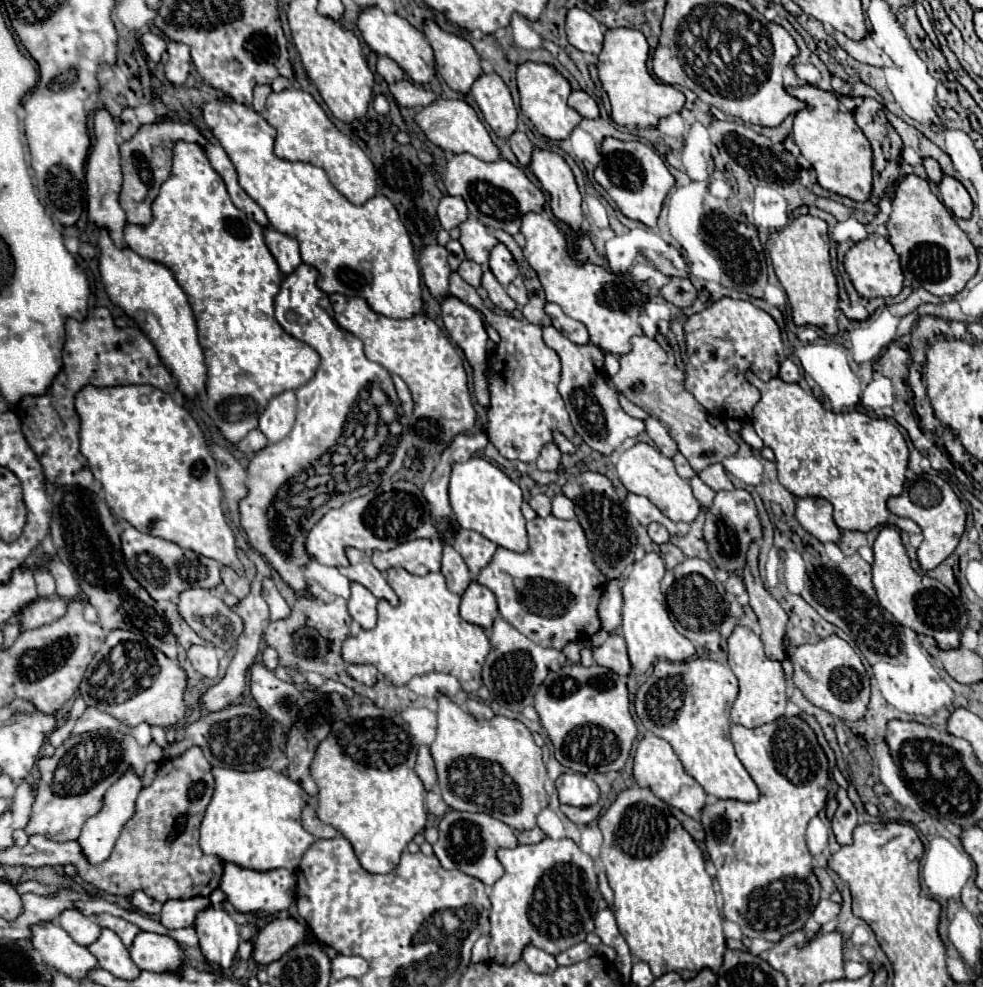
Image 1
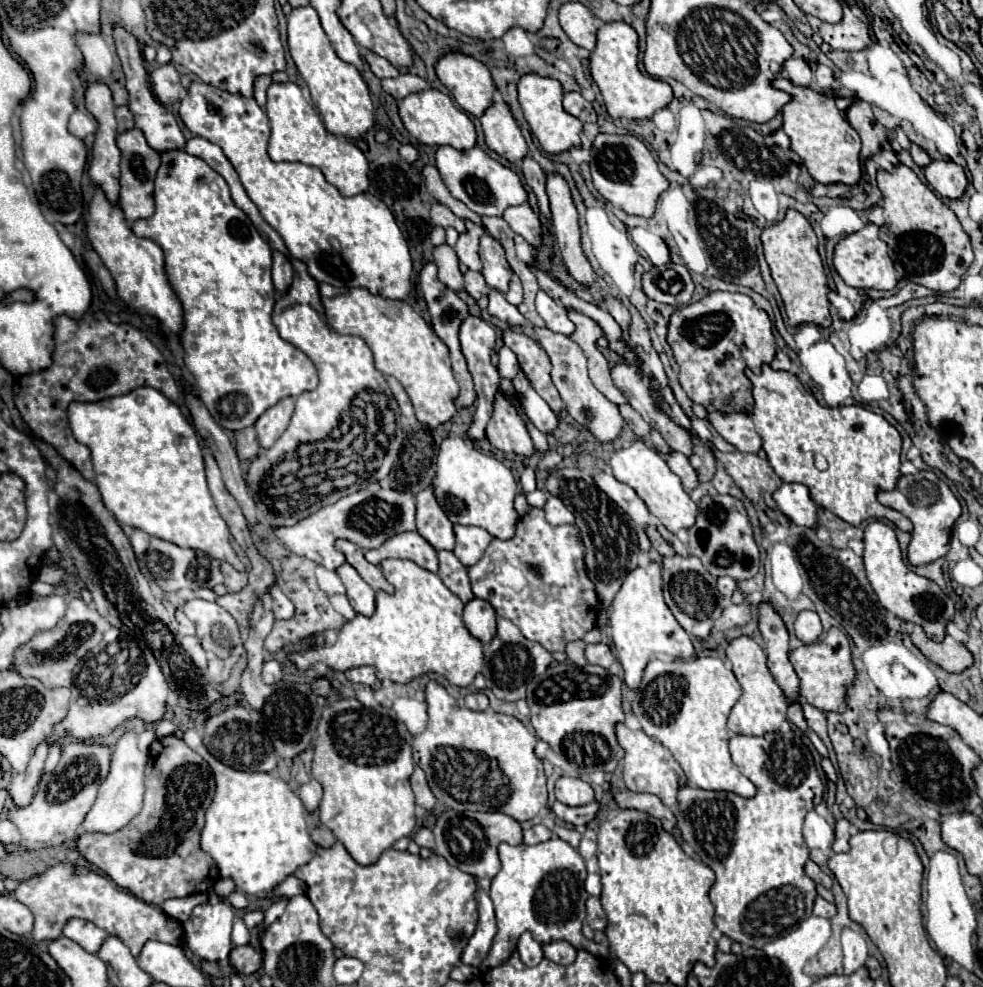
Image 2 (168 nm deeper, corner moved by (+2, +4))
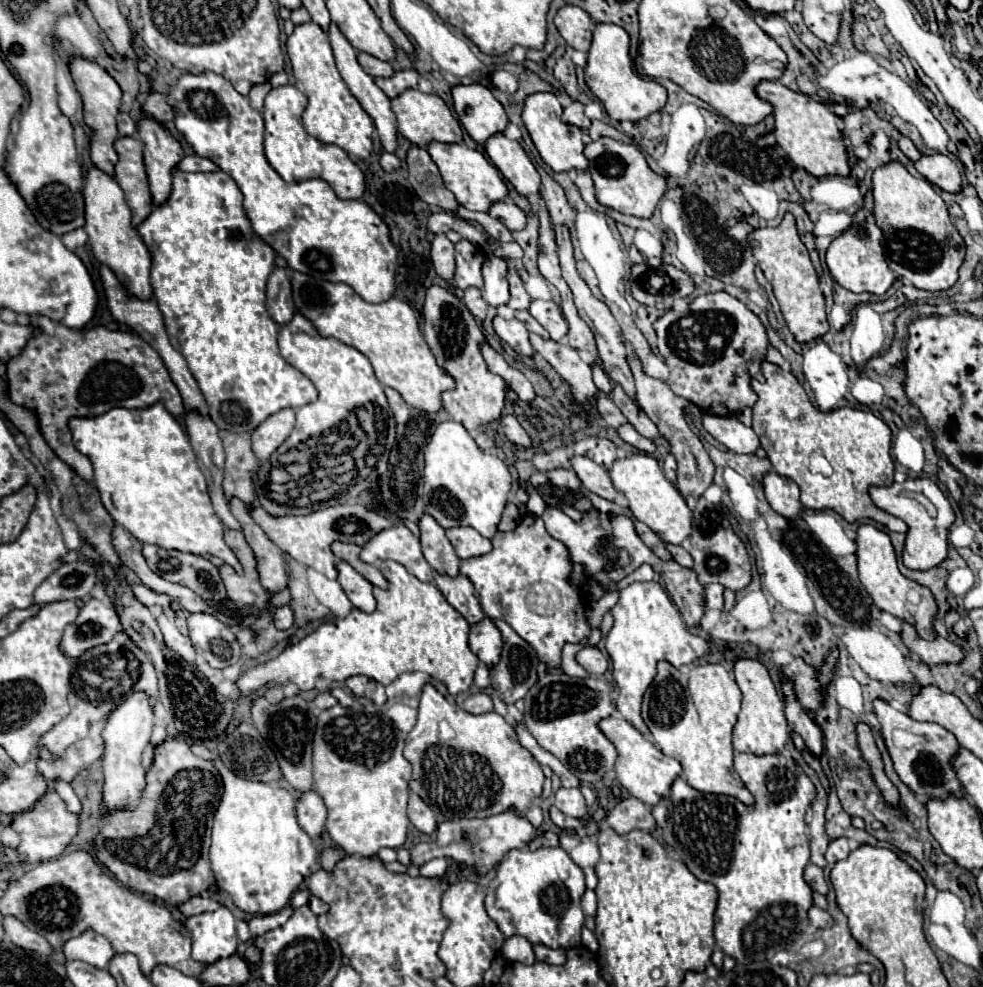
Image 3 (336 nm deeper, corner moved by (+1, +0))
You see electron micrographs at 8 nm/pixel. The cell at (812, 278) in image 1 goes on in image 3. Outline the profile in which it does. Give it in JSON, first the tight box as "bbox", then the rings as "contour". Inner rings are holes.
{"bbox":[747,213,829,343],"contour":[[[785,213],[783,221],[773,229],[755,229],[747,235],[747,243],[757,259],[767,281],[773,285],[773,293],[779,301],[781,313],[789,331],[797,343],[809,343],[829,331],[825,315],[825,299],[819,287],[819,275],[811,265],[809,253],[797,235],[797,225],[791,213]]]}

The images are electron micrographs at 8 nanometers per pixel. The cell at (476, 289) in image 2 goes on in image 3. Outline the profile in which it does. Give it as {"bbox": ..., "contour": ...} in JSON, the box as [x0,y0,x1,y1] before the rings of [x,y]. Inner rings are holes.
{"bbox":[463,287,487,321],"contour":[[[469,287],[465,289],[465,297],[463,297],[467,309],[473,313],[475,319],[483,321],[487,315],[487,303],[481,299],[481,291],[477,287]]]}

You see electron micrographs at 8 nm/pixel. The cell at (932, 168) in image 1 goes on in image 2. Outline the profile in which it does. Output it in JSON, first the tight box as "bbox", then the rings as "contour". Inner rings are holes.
{"bbox":[910,145,932,167],"contour":[[[912,145],[910,147],[910,155],[912,155],[912,159],[914,159],[914,163],[918,167],[926,167],[928,163],[932,163],[932,159],[928,157],[928,153],[922,147],[918,147],[918,145]]]}

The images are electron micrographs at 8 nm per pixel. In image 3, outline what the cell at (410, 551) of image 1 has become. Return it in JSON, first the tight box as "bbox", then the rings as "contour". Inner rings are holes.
{"bbox":[359,525,433,581],"contour":[[[393,525],[373,535],[373,539],[369,539],[369,543],[361,547],[359,557],[365,563],[391,559],[407,567],[407,571],[421,581],[433,579],[433,569],[429,567],[429,563],[421,553],[419,539],[405,525]]]}

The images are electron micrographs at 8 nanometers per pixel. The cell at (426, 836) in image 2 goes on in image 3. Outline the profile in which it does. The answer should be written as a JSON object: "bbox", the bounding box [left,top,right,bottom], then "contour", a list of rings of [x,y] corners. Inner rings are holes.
{"bbox":[419,859,449,877],"contour":[[[431,859],[429,863],[425,863],[421,869],[419,869],[419,875],[423,875],[423,877],[441,877],[445,871],[447,871],[447,867],[449,867],[449,863],[447,863],[447,859]]]}

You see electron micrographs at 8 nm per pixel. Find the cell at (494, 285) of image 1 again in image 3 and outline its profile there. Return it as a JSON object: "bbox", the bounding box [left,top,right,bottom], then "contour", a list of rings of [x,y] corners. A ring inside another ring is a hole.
{"bbox":[493,317,533,357],"contour":[[[495,317],[495,321],[493,321],[493,329],[495,329],[495,333],[515,351],[515,353],[519,353],[519,355],[523,355],[523,357],[533,357],[533,347],[531,347],[531,343],[529,343],[529,333],[527,333],[527,329],[525,329],[525,325],[523,323],[519,323],[517,319],[501,319],[501,317]]]}

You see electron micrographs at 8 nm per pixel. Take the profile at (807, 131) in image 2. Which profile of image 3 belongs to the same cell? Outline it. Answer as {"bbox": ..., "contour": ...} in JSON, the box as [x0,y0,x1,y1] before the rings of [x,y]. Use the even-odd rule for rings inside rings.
{"bbox":[755,81,849,177],"contour":[[[761,81],[755,87],[757,95],[773,105],[773,117],[775,117],[775,129],[773,135],[779,143],[779,147],[787,153],[789,159],[803,167],[813,177],[825,177],[825,175],[849,175],[849,163],[847,163],[847,149],[843,143],[843,135],[837,129],[837,117],[829,111],[827,105],[813,101],[805,93],[791,91],[789,87],[781,85],[779,81]]]}

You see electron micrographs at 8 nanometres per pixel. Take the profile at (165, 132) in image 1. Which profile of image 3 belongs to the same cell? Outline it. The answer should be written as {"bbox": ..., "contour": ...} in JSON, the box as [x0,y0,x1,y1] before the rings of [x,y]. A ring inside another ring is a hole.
{"bbox":[115,137,153,227],"contour":[[[119,137],[115,141],[115,151],[119,155],[115,165],[115,179],[125,191],[127,205],[133,213],[133,225],[137,227],[153,211],[153,199],[143,167],[143,143],[135,137]]]}

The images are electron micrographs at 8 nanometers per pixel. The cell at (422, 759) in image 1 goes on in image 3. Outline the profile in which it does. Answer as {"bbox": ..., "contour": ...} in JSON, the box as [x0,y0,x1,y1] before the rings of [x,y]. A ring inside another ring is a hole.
{"bbox":[407,793,437,835],"contour":[[[415,793],[409,795],[409,805],[407,805],[407,817],[411,821],[411,825],[421,831],[421,833],[427,833],[431,835],[435,829],[437,829],[437,819],[435,819],[435,813],[423,803],[423,799]]]}

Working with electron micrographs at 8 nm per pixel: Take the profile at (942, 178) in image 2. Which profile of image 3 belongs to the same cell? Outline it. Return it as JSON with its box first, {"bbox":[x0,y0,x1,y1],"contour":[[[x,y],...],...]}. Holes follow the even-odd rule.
{"bbox":[913,153,961,193],"contour":[[[941,153],[923,155],[913,165],[931,185],[949,193],[961,191],[961,173],[955,161],[951,161],[947,155],[941,155]]]}

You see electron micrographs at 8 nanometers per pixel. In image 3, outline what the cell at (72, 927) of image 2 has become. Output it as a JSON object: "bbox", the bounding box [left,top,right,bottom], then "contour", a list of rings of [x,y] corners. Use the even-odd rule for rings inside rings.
{"bbox":[63,931,115,969],"contour":[[[85,931],[83,935],[69,939],[63,951],[69,961],[83,961],[97,969],[107,969],[109,959],[115,955],[111,943],[95,931]]]}

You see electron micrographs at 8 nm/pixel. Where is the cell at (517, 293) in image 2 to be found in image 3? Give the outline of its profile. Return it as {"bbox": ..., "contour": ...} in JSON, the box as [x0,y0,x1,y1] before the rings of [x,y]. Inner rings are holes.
{"bbox":[507,265,531,309],"contour":[[[509,265],[509,287],[511,287],[511,301],[507,303],[511,309],[529,309],[531,305],[531,299],[523,287],[523,281],[515,269],[515,265]]]}

